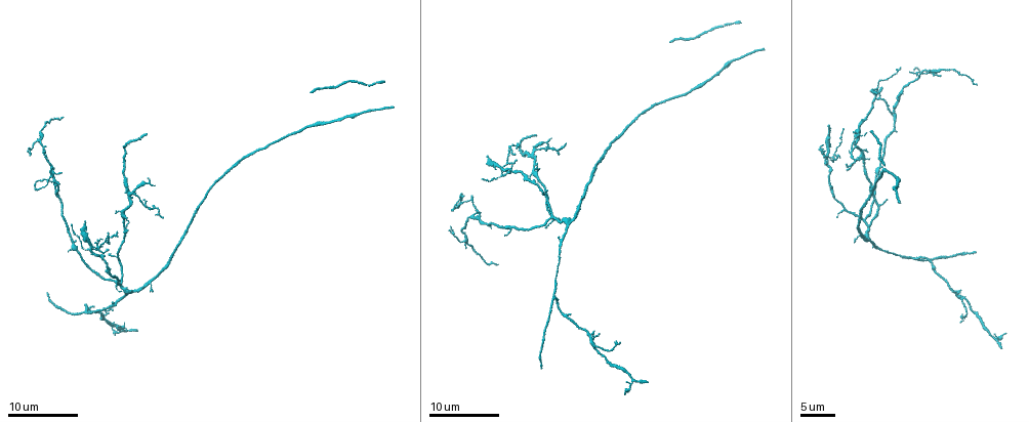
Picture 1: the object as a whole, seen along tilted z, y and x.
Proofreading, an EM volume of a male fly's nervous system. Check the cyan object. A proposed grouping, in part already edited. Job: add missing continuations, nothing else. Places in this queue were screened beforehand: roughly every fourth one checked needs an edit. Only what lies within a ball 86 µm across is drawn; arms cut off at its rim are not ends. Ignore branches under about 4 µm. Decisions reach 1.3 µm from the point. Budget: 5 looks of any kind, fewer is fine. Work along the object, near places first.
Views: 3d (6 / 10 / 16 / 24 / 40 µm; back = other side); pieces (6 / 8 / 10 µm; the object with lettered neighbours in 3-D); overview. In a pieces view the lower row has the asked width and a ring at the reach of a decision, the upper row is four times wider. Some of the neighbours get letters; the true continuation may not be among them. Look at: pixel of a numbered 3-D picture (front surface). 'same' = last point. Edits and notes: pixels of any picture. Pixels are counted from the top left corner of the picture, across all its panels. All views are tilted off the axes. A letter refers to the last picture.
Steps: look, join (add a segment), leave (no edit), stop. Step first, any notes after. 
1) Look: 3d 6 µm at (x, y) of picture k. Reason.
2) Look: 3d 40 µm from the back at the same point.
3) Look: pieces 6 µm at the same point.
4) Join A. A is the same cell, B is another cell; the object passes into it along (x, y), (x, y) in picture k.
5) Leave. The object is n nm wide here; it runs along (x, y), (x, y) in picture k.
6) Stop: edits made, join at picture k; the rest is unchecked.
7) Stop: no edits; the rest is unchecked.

Look: 3d 10 µm at (101, 240) of picture 1. Branch stops here.

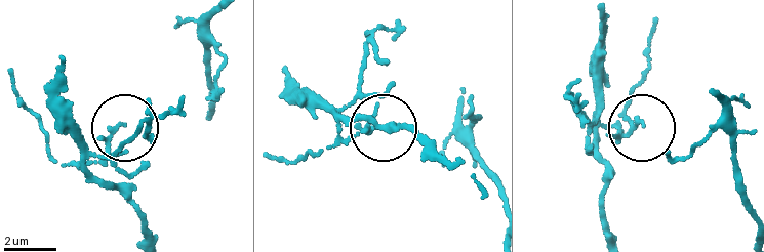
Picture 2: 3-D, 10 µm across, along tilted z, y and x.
Look: pieces 8 µm at (117, 124) of picture 2.

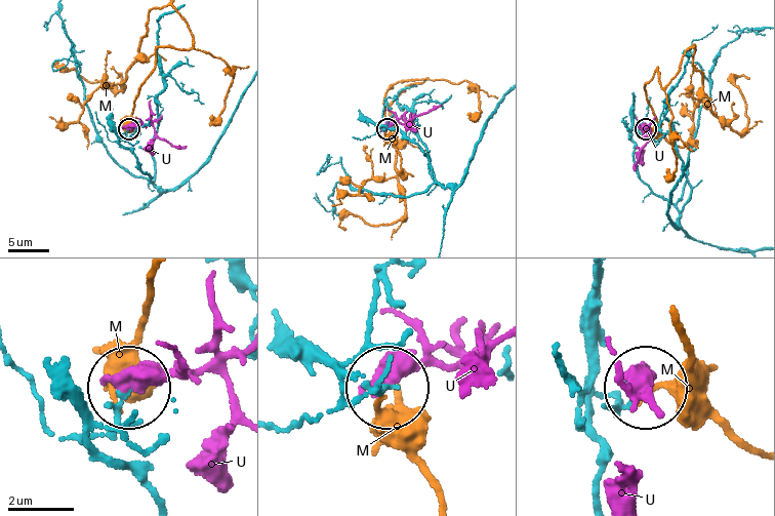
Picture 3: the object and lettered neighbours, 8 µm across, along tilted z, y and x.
Leave. M and U are other cells; none of them fits.

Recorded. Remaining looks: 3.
Look: pieces 8 µm at (86, 221) of picture 1. An open end.

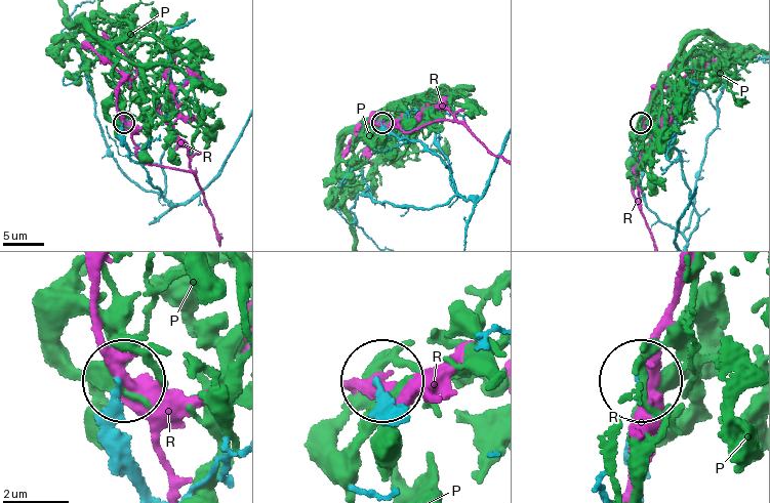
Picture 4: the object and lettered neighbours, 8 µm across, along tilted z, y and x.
Leave. P and R are other cells; it runs along (169, 202), (153, 184), (145, 168), (130, 156), (123, 124) in picture 4; no lettered segment goes on from it.

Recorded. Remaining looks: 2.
Look: pieces 8 µm at (534, 137) of picture 1. Branch stops here.

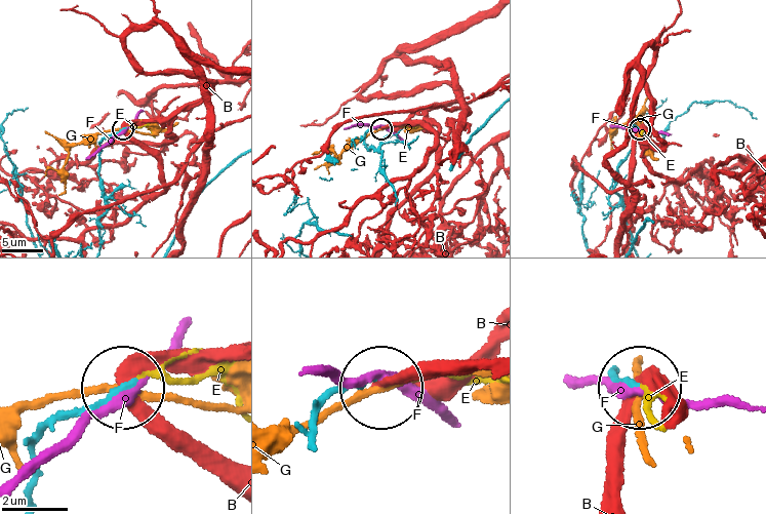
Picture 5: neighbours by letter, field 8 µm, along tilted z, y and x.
Join E. E is the same cell, B, F and G are other cells; it goes on there.

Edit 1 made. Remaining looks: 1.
Stop: edits made, join at picture 5; the rest is unchecked.

